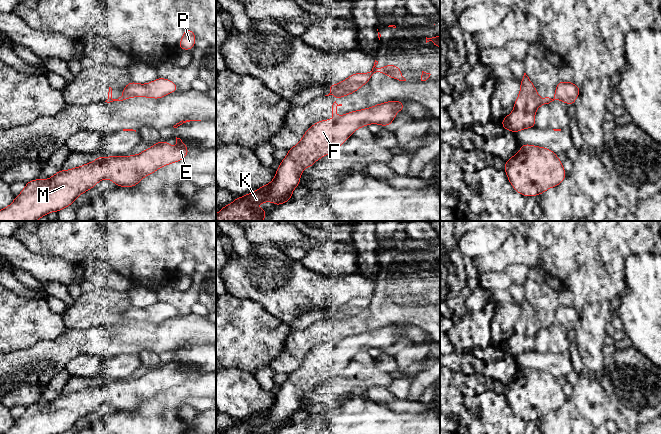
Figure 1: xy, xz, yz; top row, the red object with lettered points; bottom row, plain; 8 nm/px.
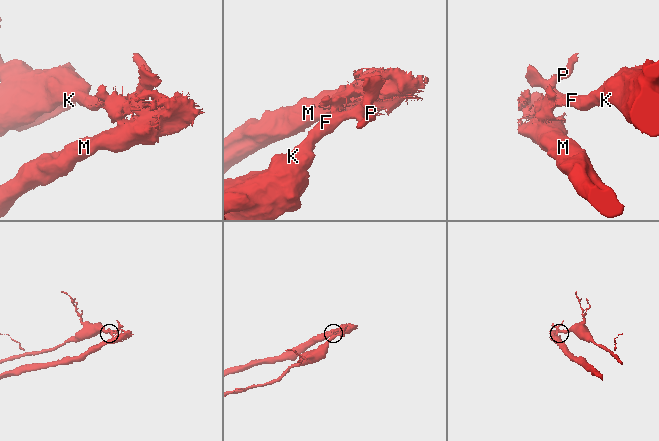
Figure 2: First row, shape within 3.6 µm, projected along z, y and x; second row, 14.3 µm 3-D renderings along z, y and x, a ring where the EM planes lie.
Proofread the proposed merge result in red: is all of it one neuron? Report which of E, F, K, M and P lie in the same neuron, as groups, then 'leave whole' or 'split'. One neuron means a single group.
E M / F K P; split

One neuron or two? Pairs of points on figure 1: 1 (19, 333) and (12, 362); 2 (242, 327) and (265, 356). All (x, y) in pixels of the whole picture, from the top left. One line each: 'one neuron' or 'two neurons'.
1: two neurons
2: one neuron

